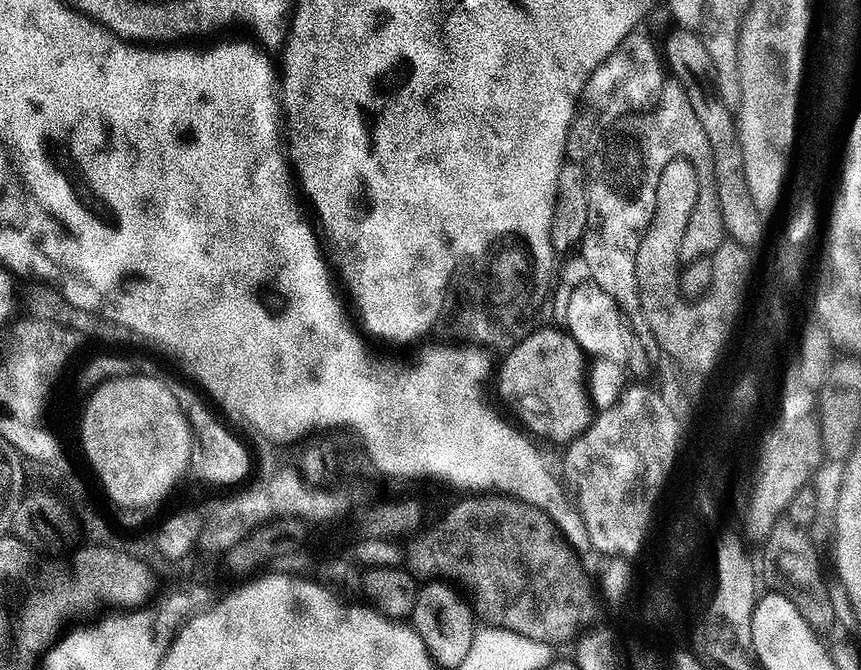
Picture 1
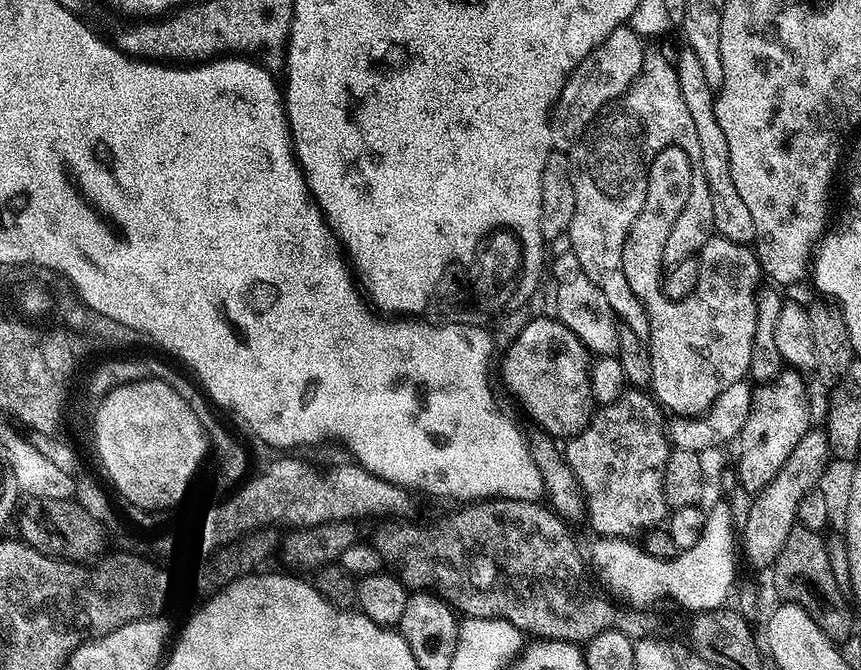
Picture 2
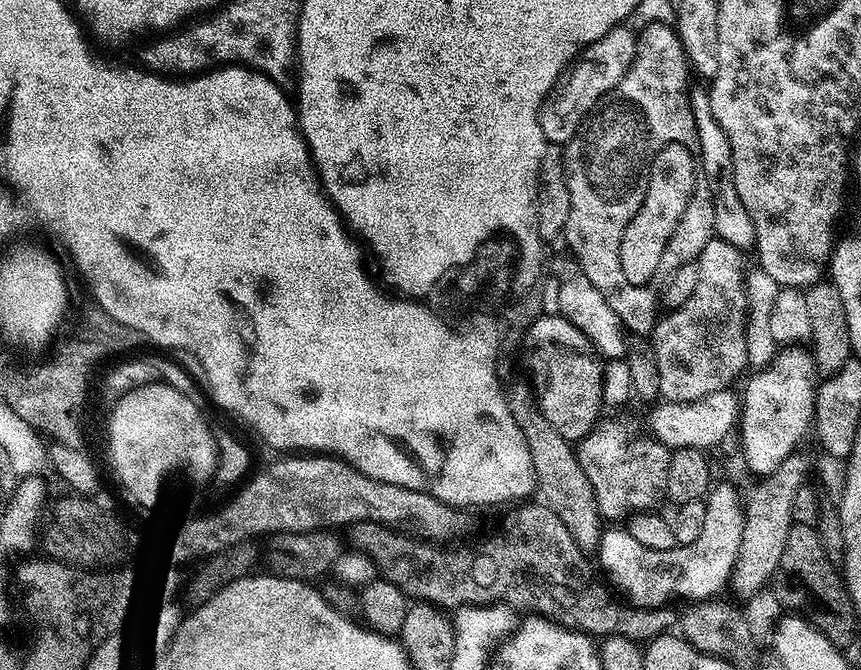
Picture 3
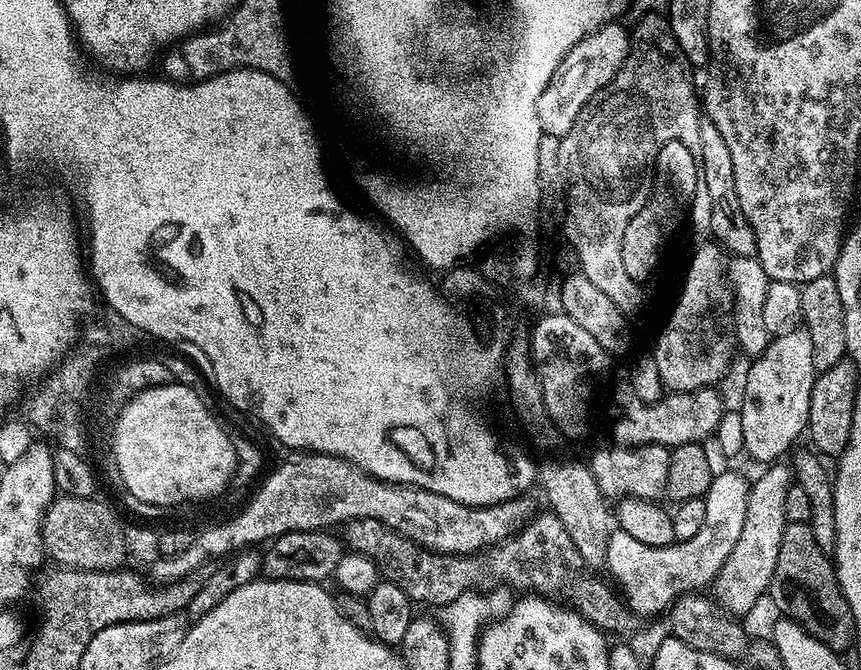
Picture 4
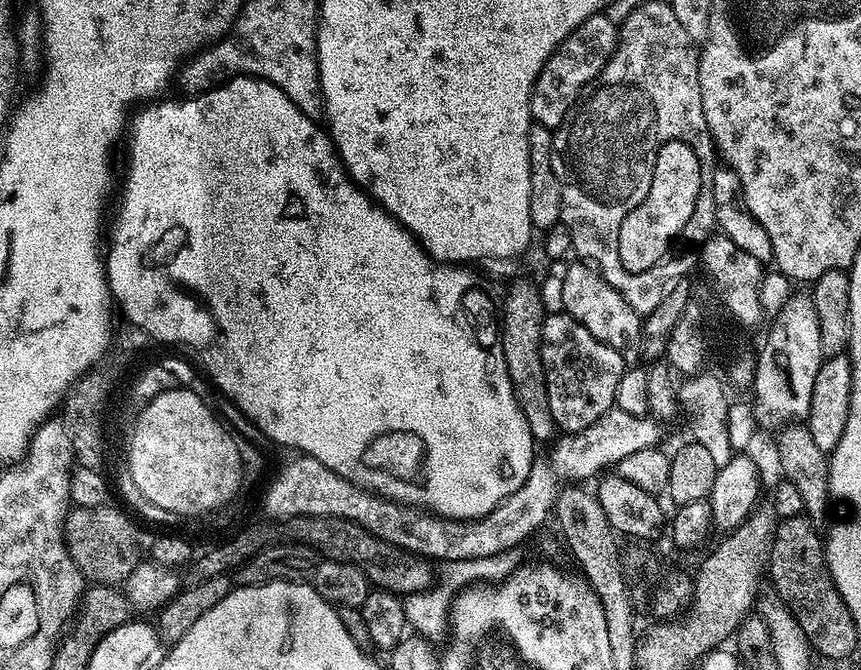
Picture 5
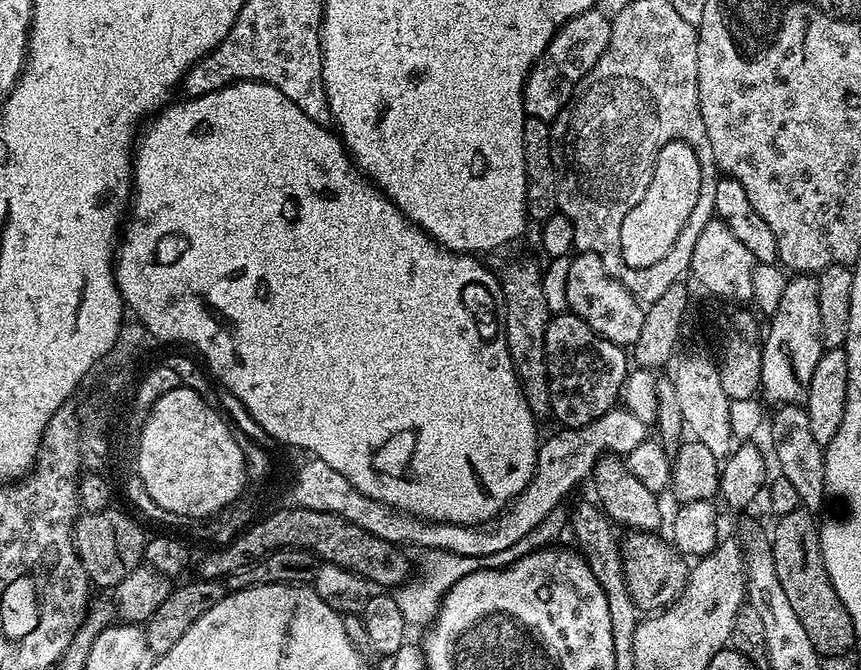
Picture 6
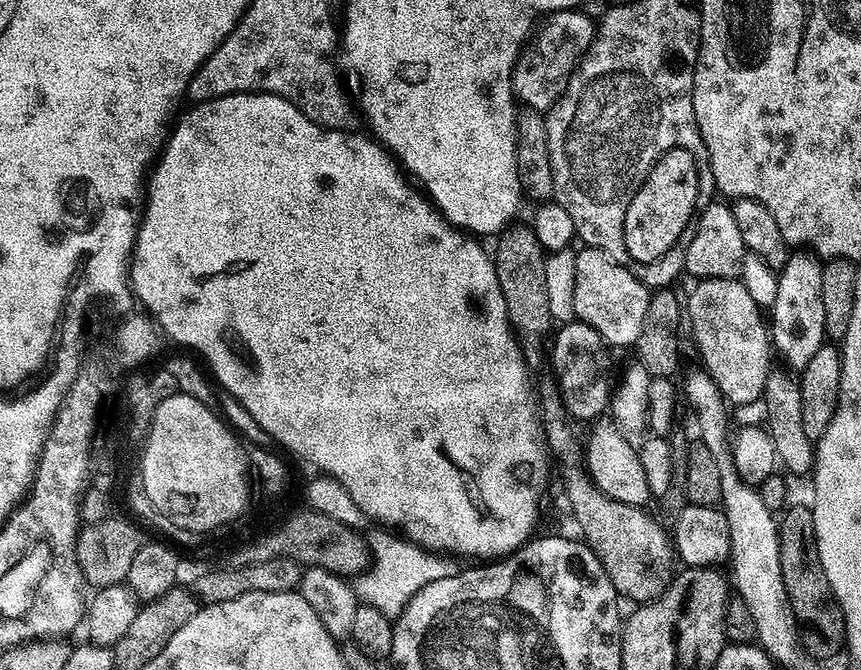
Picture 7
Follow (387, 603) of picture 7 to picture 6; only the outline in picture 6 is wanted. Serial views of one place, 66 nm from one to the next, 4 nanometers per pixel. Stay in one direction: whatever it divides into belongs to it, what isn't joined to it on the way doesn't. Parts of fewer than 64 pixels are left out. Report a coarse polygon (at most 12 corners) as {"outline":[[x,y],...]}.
{"outline":[[555,508],[521,541],[478,556],[429,551],[422,585],[395,593],[410,626],[426,628],[462,578],[508,568],[567,529]]}

